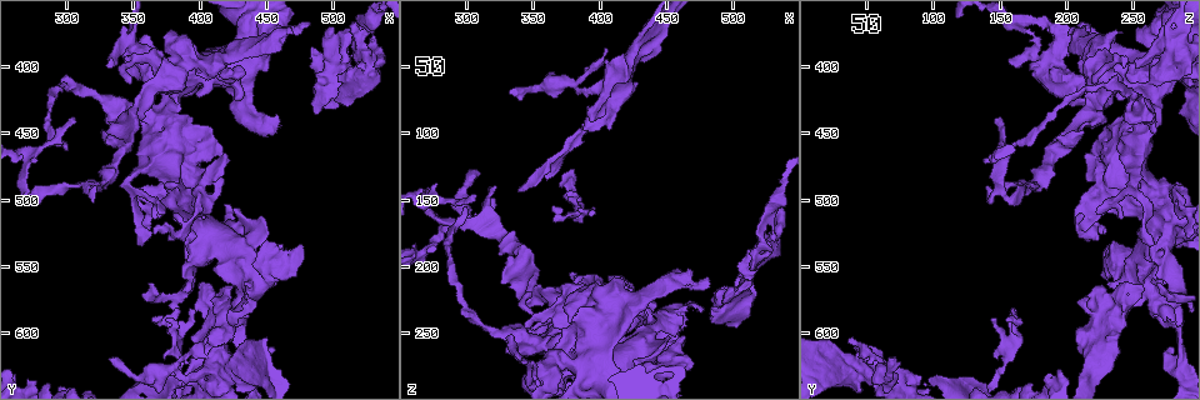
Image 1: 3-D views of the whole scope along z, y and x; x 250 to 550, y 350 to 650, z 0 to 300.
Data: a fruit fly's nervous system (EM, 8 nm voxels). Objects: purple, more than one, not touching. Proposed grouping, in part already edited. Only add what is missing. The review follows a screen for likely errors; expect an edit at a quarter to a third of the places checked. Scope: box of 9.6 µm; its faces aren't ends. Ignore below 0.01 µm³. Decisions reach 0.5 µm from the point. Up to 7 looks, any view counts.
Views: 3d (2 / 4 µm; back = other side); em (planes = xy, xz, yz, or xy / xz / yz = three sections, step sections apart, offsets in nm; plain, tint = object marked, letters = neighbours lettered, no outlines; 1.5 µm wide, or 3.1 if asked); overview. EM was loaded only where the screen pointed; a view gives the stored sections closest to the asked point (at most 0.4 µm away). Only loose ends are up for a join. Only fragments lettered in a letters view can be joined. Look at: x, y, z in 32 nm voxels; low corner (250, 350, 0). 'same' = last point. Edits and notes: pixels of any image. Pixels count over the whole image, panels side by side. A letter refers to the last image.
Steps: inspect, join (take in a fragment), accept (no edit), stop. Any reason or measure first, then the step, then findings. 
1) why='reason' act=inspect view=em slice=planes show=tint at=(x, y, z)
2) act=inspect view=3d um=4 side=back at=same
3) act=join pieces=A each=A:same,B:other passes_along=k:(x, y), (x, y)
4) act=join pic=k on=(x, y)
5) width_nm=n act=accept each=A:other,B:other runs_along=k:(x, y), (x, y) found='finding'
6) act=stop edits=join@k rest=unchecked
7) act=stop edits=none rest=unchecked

act=inspect view=3d um=4 at=(374, 622, 148)

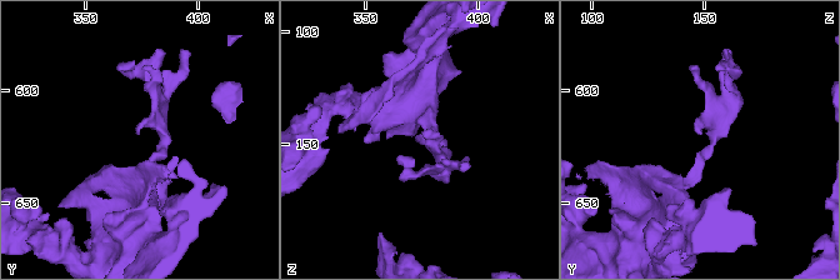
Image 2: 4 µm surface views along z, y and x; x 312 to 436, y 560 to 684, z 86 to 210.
act=inspect view=em slice=xz step=8 show=tint at=(373, 619, 147)

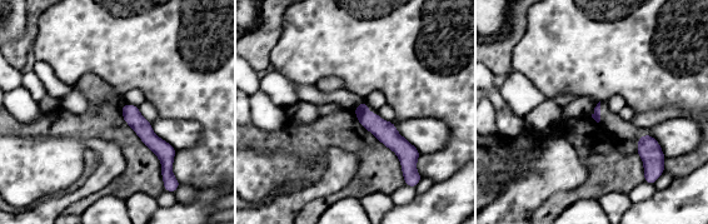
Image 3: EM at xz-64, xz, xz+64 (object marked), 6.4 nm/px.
why='another direction' act=inspect view=em slice=planes show=letters at=same

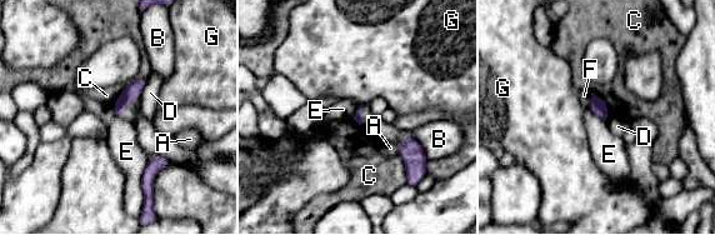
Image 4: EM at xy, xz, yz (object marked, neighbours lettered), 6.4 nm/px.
act=accept each=A:other,B:other,C:other,D:other,E:other,F:other,G:other border=4:(150, 156), (141, 178), (143, 198) found='no lettered fragment goes on from it'

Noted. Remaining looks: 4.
why='free end' act=inspect view=em slice=yz step=4 show=tint at=(336, 616, 70)

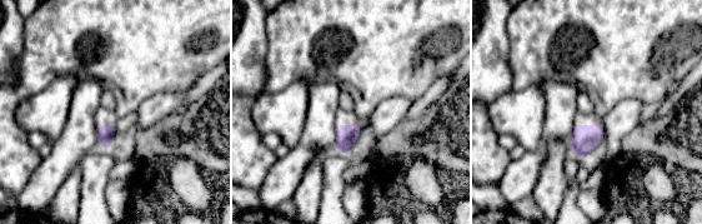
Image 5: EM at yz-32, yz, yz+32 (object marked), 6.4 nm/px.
act=inspect view=em slice=yz step=4 show=letters at=same

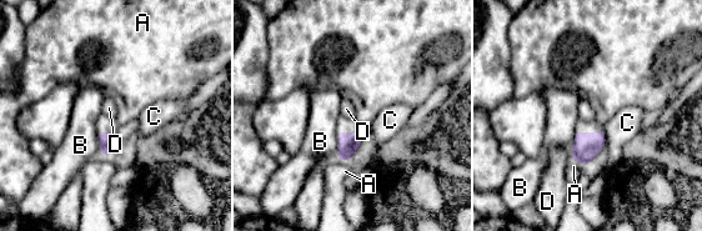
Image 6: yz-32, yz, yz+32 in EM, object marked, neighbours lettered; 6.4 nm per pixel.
act=accept each=A:other,B:other,C:other,D:other border=6:(570, 154), (573, 160) found='no lettered fragment goes on from it'

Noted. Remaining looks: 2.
why='free end' act=inspect view=em slice=xy step=8 show=letters at=(324, 490, 140)

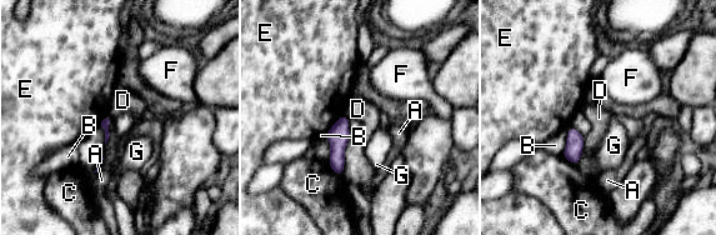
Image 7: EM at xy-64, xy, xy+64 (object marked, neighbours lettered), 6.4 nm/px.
why='another direction' act=inspect view=em slice=planes show=letters at=same

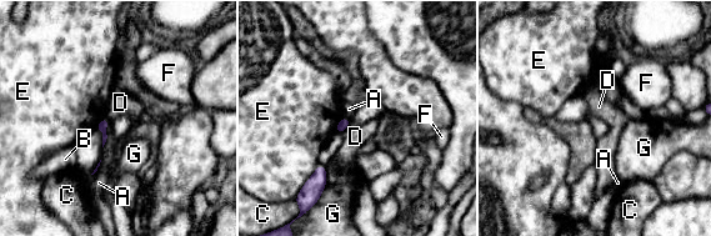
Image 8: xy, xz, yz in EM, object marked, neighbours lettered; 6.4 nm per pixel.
longest_contact=G:200nm act=accept each=A:other,B:other,C:other,D:other,E:other,F:other,G:other border=8:(350, 119), (350, 124), (341, 132) found='none of them fits'

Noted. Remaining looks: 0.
act=stop edits=none rest=unchecked

